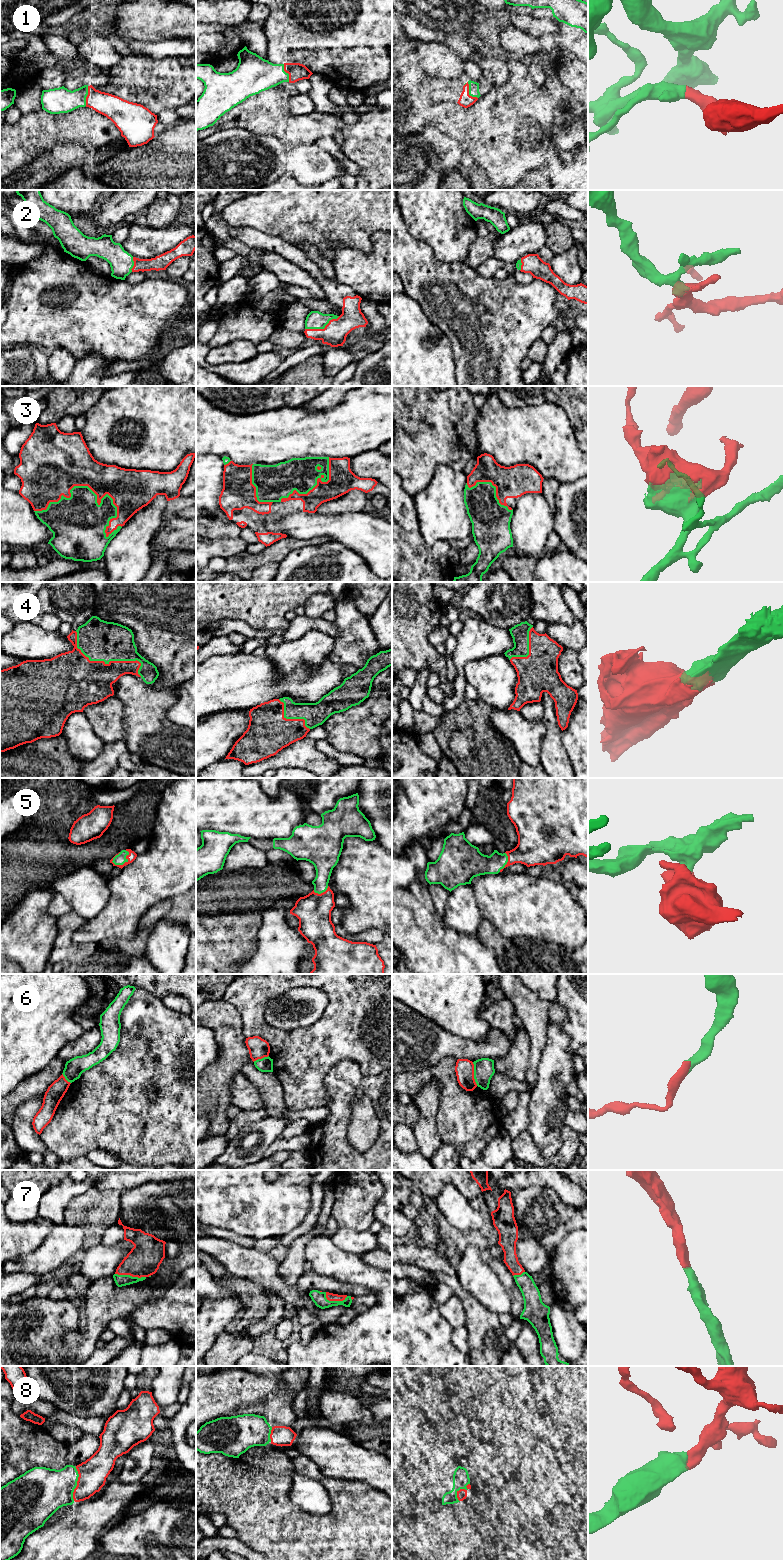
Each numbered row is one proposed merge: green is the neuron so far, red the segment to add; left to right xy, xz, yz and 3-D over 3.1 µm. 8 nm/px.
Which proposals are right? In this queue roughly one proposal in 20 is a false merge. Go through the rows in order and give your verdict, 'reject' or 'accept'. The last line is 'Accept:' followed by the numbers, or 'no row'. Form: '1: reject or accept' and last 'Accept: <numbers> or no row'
1: accept
2: accept
3: accept
4: accept
5: accept
6: reject
7: accept
8: accept
Accept: 1, 2, 3, 4, 5, 7, 8

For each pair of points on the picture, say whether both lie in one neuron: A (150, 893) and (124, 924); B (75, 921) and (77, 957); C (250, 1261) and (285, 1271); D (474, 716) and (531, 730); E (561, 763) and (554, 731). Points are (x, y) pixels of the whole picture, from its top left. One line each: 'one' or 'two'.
A: one
B: one
C: two
D: two
E: one

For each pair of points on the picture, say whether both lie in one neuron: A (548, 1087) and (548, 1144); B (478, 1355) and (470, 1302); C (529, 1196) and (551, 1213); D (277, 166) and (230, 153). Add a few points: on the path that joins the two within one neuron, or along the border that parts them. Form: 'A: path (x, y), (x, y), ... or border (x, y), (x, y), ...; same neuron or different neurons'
A: path (548, 1101), (545, 1130); same neuron
B: path (478, 1342), (477, 1315); same neuron
C: path (535, 1195), (545, 1207); same neuron
D: path (265, 166), (252, 161), (242, 161); same neuron

